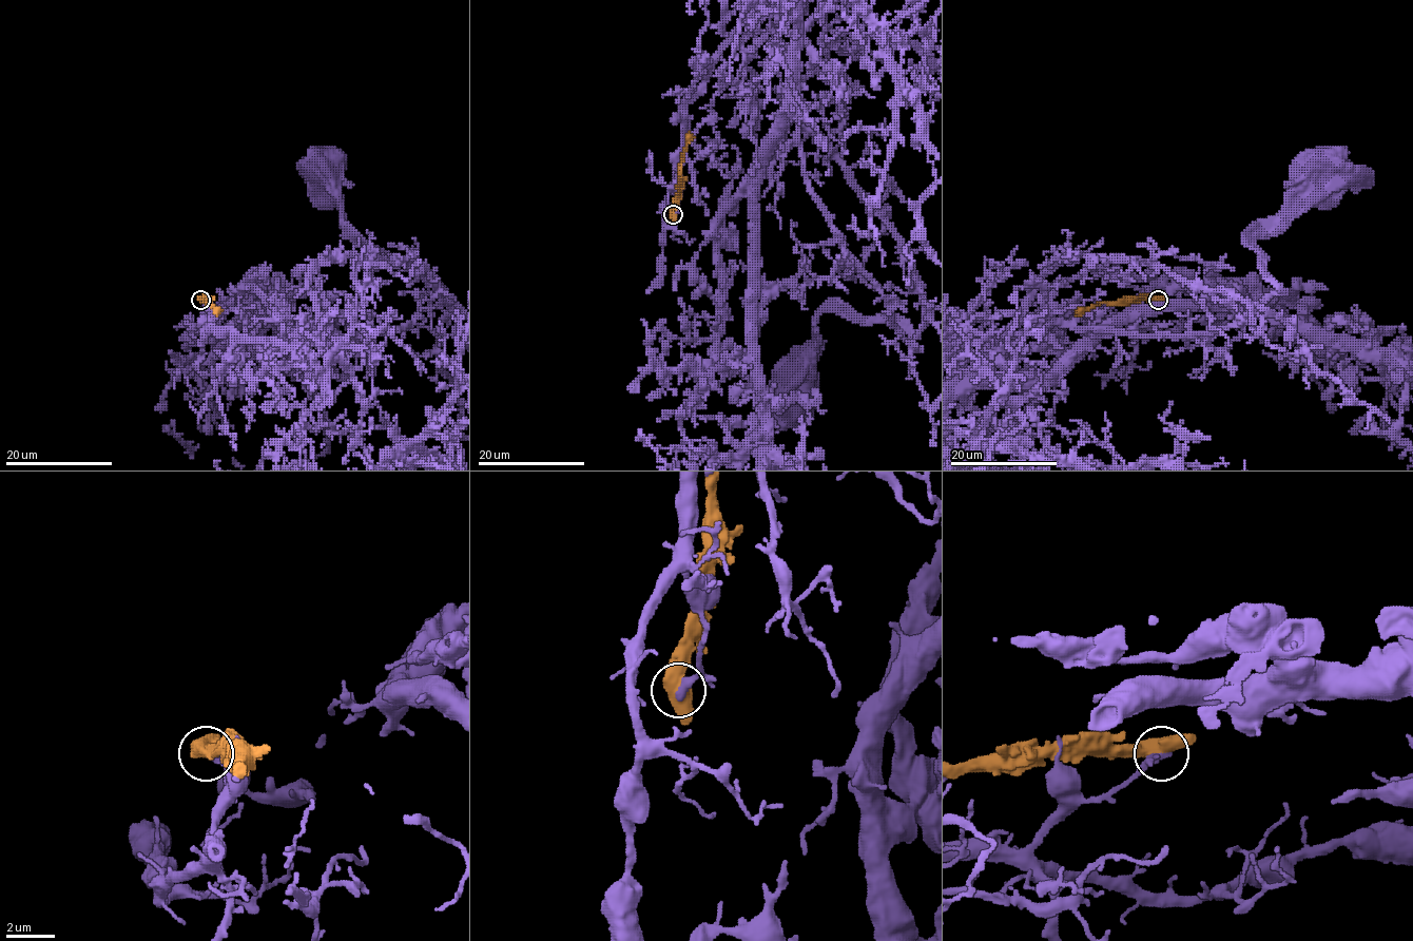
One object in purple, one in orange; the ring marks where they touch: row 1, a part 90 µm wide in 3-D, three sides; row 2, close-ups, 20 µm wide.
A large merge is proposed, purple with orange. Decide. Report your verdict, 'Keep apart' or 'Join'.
Keep apart

